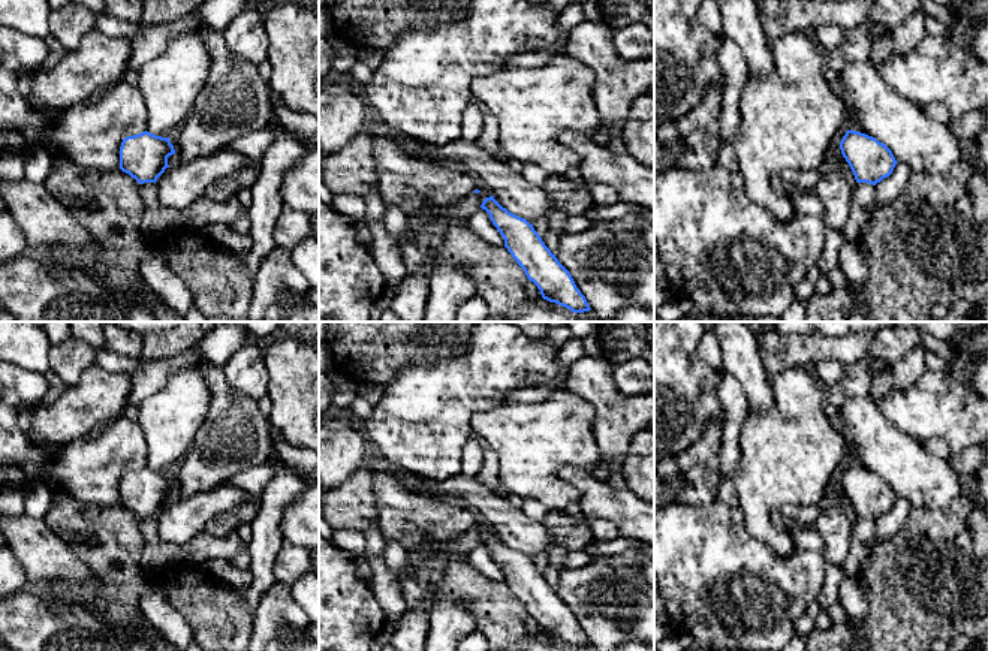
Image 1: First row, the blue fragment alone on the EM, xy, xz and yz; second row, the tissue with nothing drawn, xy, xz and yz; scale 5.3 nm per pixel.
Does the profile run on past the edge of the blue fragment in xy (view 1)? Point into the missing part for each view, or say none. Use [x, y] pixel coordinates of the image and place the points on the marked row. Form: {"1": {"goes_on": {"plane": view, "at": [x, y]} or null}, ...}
{"1": {"goes_on": null}}

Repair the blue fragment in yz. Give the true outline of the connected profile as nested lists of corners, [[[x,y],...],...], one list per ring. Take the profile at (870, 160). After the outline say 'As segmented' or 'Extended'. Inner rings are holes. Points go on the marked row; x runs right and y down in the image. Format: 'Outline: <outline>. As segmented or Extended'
Outline: [[[855,130],[846,132],[840,142],[840,150],[856,183],[876,186],[883,178],[889,177],[898,163],[885,144]]]. As segmented

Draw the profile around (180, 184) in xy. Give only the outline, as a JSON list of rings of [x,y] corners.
[[[222,148],[187,163],[171,165],[156,181],[157,202],[160,208],[186,211],[196,199],[205,196],[211,183],[238,172],[248,162],[244,154]]]

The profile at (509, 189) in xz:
[[[460,138],[442,147],[431,147],[428,157],[455,165],[482,178],[503,208],[525,218],[530,224],[540,218],[549,221],[554,205],[546,190],[530,184],[519,172],[512,171],[475,142]]]

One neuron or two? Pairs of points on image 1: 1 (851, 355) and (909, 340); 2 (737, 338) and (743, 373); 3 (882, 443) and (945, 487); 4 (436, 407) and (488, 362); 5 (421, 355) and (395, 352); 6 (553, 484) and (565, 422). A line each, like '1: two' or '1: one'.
1: two
2: one
3: one
4: one
5: one
6: one

